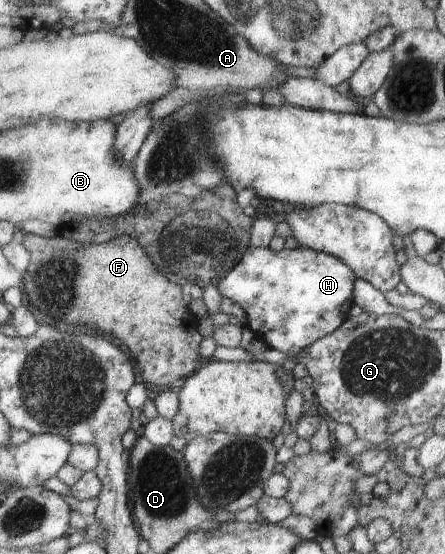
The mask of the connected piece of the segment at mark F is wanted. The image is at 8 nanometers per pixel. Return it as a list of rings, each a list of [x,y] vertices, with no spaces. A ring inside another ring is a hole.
[[[24,233],[22,244],[31,253],[31,261],[24,271],[21,286],[26,302],[35,307],[32,313],[35,313],[41,327],[57,327],[58,322],[63,322],[72,327],[81,326],[87,331],[91,331],[91,327],[101,329],[97,333],[127,346],[131,351],[145,385],[171,387],[204,364],[205,360],[199,355],[199,345],[204,337],[198,331],[198,319],[194,318],[188,304],[183,301],[184,287],[166,278],[132,237],[120,235],[105,243],[90,244],[75,243],[59,235],[45,238]]]

